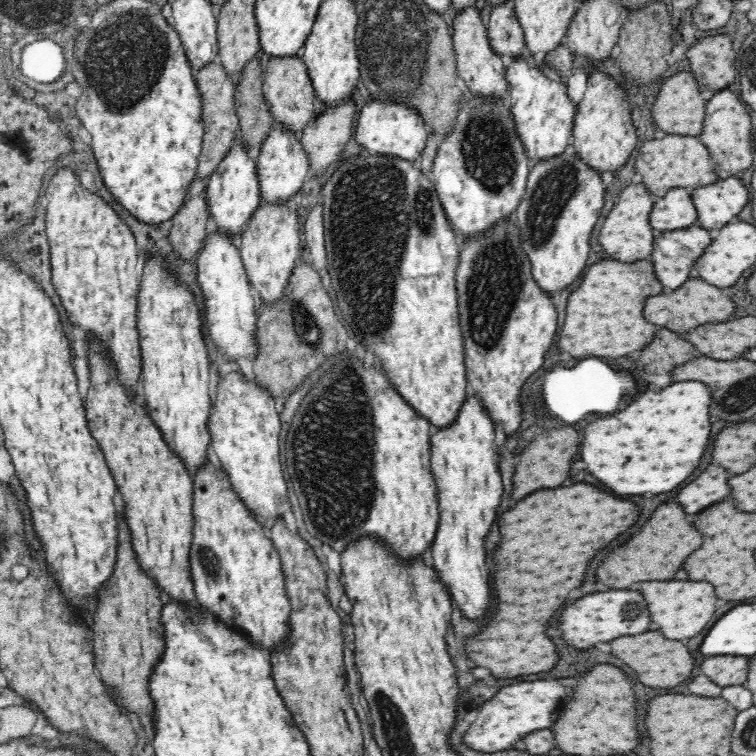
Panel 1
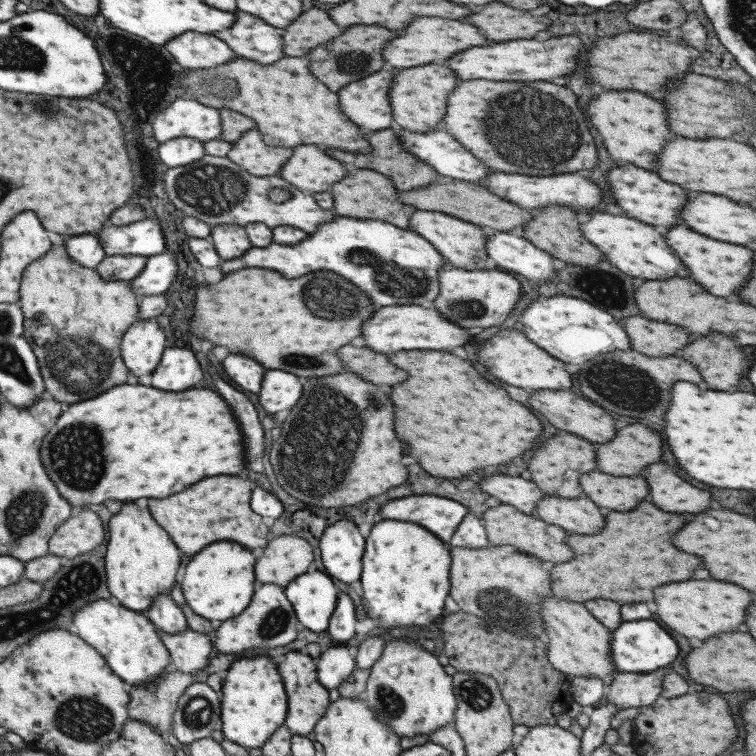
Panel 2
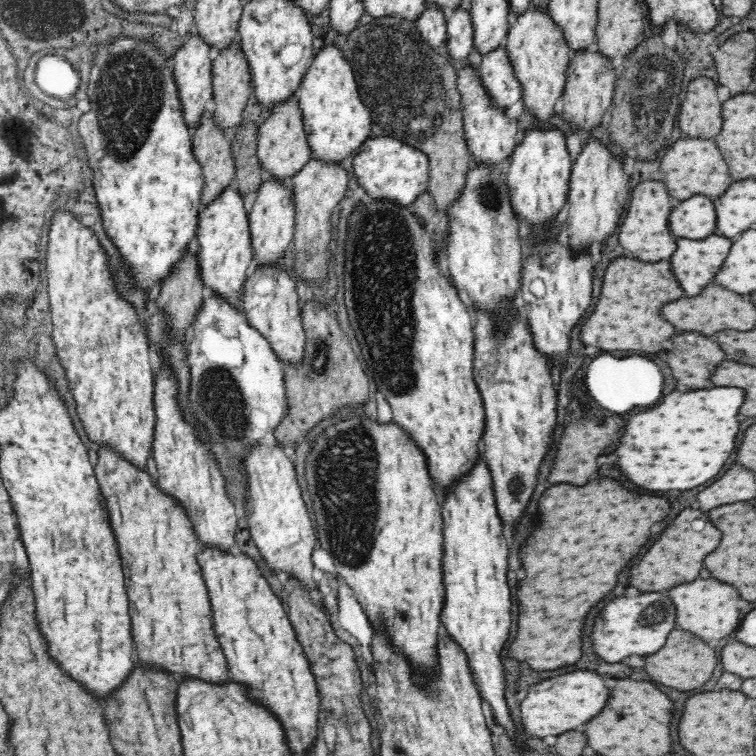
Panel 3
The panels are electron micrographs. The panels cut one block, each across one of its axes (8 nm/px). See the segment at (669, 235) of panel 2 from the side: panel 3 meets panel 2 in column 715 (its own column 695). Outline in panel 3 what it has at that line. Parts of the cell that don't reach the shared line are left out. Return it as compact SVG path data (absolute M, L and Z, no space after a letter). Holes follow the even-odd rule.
M712 234L708 240L678 240L678 250L672 256L672 266L678 282L690 296L698 296L720 272L732 240L722 234Z

